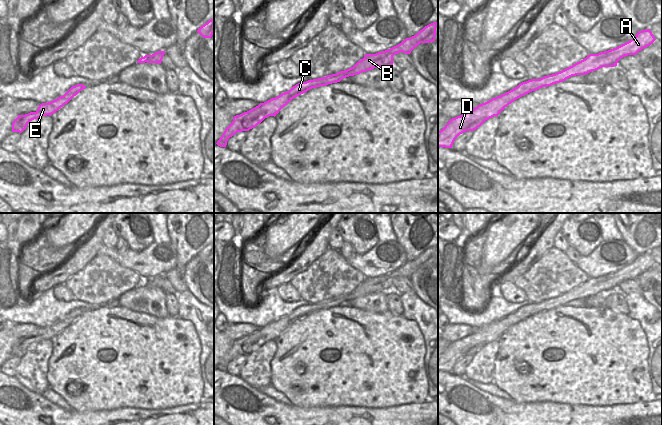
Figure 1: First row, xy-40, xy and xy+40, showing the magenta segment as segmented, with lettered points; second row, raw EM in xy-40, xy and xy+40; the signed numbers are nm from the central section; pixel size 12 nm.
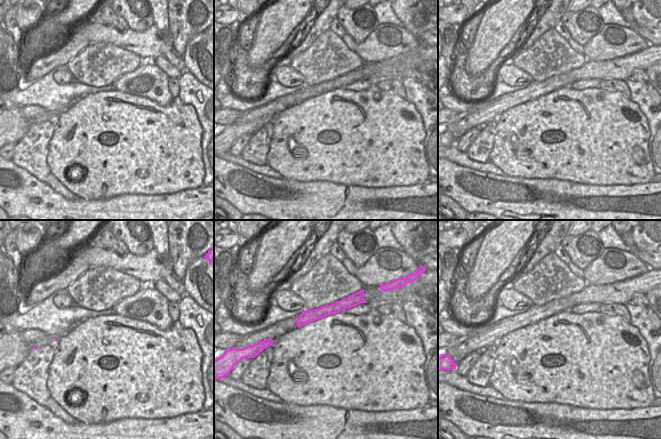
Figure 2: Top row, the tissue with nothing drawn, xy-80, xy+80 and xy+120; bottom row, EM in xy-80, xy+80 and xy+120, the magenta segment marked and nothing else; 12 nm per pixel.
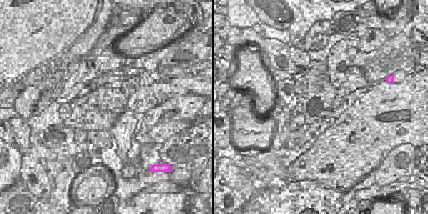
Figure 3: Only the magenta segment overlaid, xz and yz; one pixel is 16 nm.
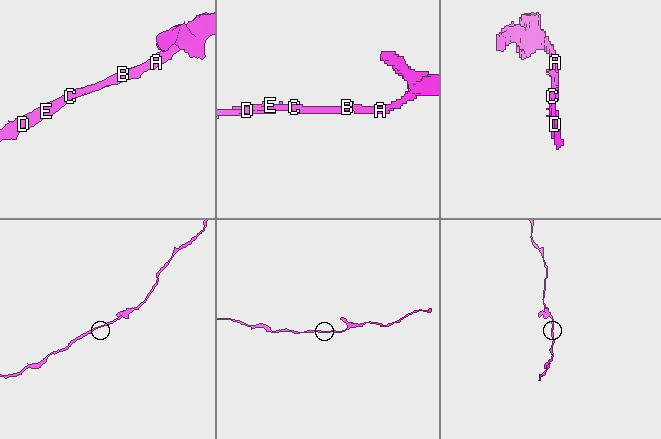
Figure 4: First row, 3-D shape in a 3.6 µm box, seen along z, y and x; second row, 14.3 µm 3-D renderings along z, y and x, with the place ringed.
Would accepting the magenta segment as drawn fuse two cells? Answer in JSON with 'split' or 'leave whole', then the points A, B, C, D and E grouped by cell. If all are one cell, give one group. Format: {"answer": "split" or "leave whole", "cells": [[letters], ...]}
{"answer": "leave whole", "cells": [["A", "B", "C", "D", "E"]]}

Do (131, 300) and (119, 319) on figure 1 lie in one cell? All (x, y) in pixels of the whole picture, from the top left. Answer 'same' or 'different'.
different

